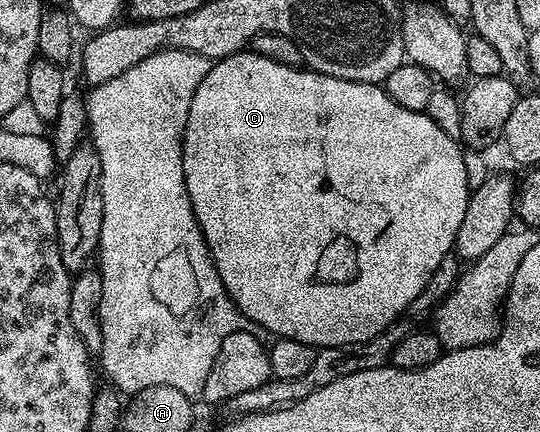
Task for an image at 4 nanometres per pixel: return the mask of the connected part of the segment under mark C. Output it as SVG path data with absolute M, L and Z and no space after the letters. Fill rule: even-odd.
M247 49L217 60L204 81L200 81L196 97L192 97L192 109L188 109L186 132L182 134L182 164L194 216L216 265L216 273L220 273L220 281L234 306L241 315L251 319L255 328L271 331L271 336L304 341L310 347L321 349L368 341L393 327L409 312L412 301L428 285L440 261L454 251L456 233L460 221L464 221L464 209L468 209L471 193L464 147L460 143L444 133L425 111L396 105L377 83L357 83L302 67L280 65Z

